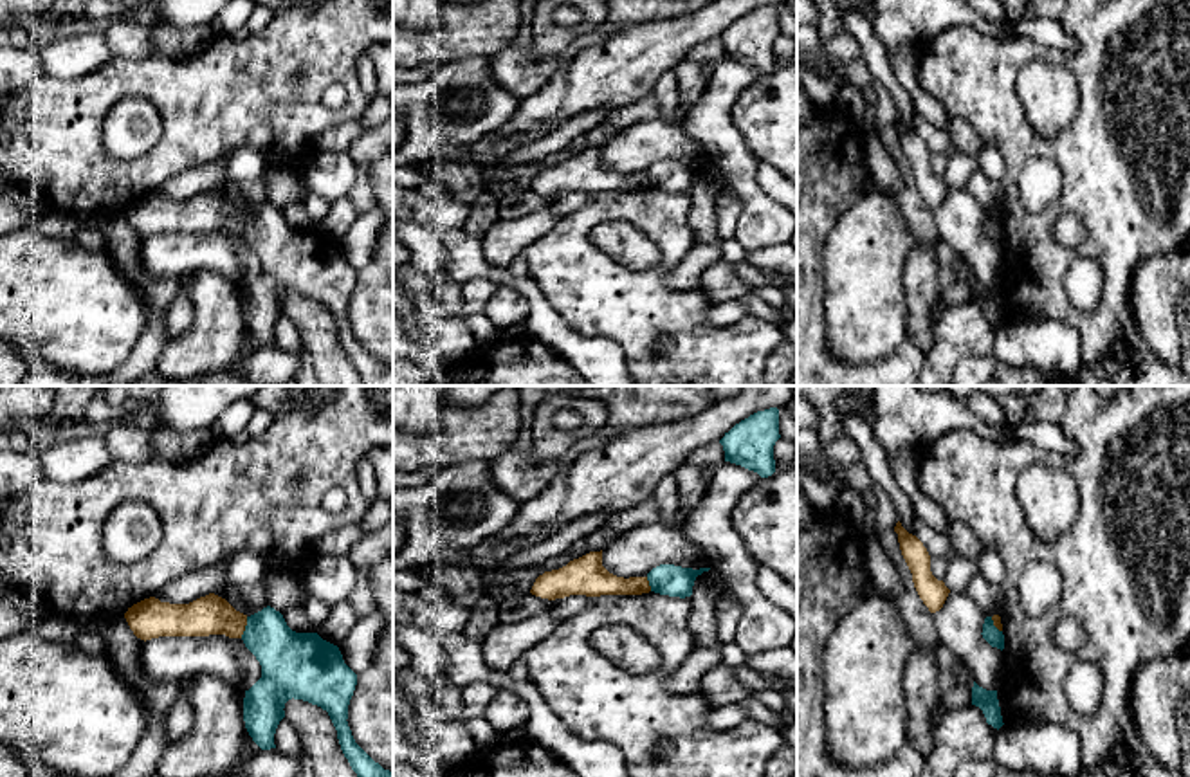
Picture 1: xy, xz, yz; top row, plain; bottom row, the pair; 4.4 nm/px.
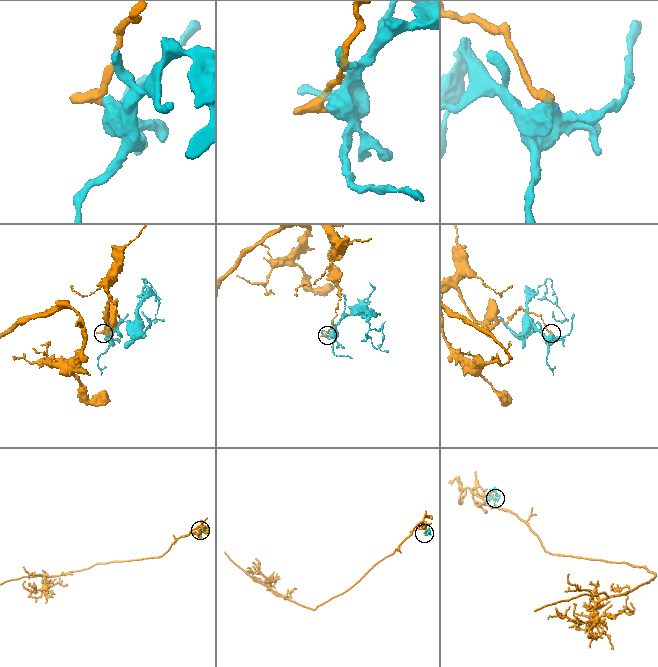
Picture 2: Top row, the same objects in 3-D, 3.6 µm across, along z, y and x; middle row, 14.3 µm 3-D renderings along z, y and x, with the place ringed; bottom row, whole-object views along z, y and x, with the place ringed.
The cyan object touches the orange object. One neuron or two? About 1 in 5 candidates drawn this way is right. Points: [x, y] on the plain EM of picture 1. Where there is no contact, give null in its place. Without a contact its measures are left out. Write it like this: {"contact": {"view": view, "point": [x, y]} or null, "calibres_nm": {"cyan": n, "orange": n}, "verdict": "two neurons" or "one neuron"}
{"contact": {"view": "xy", "point": [246, 224]}, "calibres_nm": {"cyan": 260, "orange": 180}, "verdict": "two neurons"}

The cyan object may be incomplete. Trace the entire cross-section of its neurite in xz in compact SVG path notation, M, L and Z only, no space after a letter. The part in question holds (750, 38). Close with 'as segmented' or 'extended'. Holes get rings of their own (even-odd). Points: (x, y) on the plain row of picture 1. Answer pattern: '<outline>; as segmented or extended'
M770 4L736 20L719 40L725 58L768 74L775 69L774 41L779 34L779 5Z; as segmented

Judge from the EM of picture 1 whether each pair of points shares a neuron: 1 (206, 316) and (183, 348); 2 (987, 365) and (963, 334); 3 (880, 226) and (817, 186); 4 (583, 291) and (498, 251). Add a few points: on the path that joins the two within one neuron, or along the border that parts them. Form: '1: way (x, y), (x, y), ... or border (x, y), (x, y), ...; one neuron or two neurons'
1: way (206, 323), (190, 341); one neuron
2: border (992, 352), (967, 356), (954, 366); two neurons
3: border (871, 186), (841, 217), (826, 242); two neurons
4: border (554, 231), (532, 240), (518, 255); two neurons

